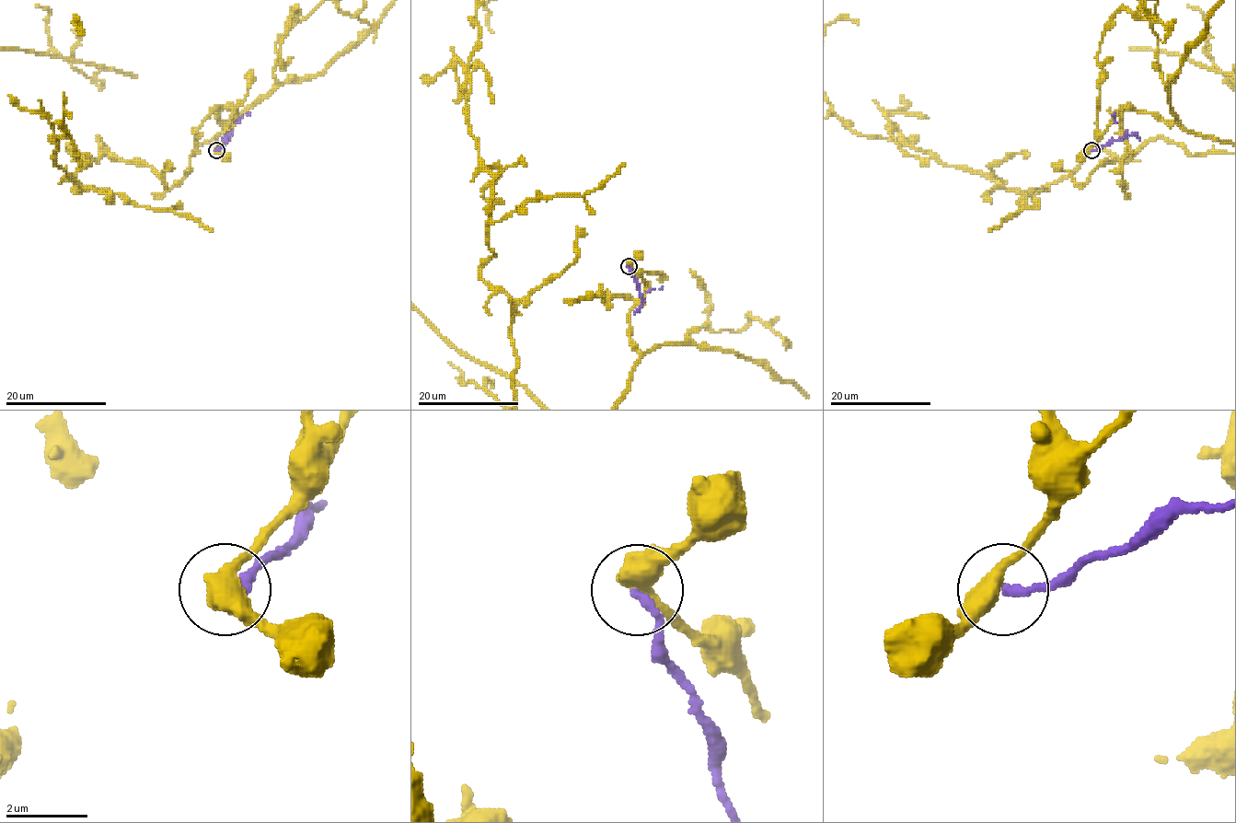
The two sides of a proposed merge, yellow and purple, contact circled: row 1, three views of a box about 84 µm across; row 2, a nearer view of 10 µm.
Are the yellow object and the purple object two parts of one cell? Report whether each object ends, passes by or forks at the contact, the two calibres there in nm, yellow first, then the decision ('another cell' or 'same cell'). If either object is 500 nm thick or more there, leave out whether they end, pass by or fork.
yellow forks | purple ends | 400/220 nm | another cell

